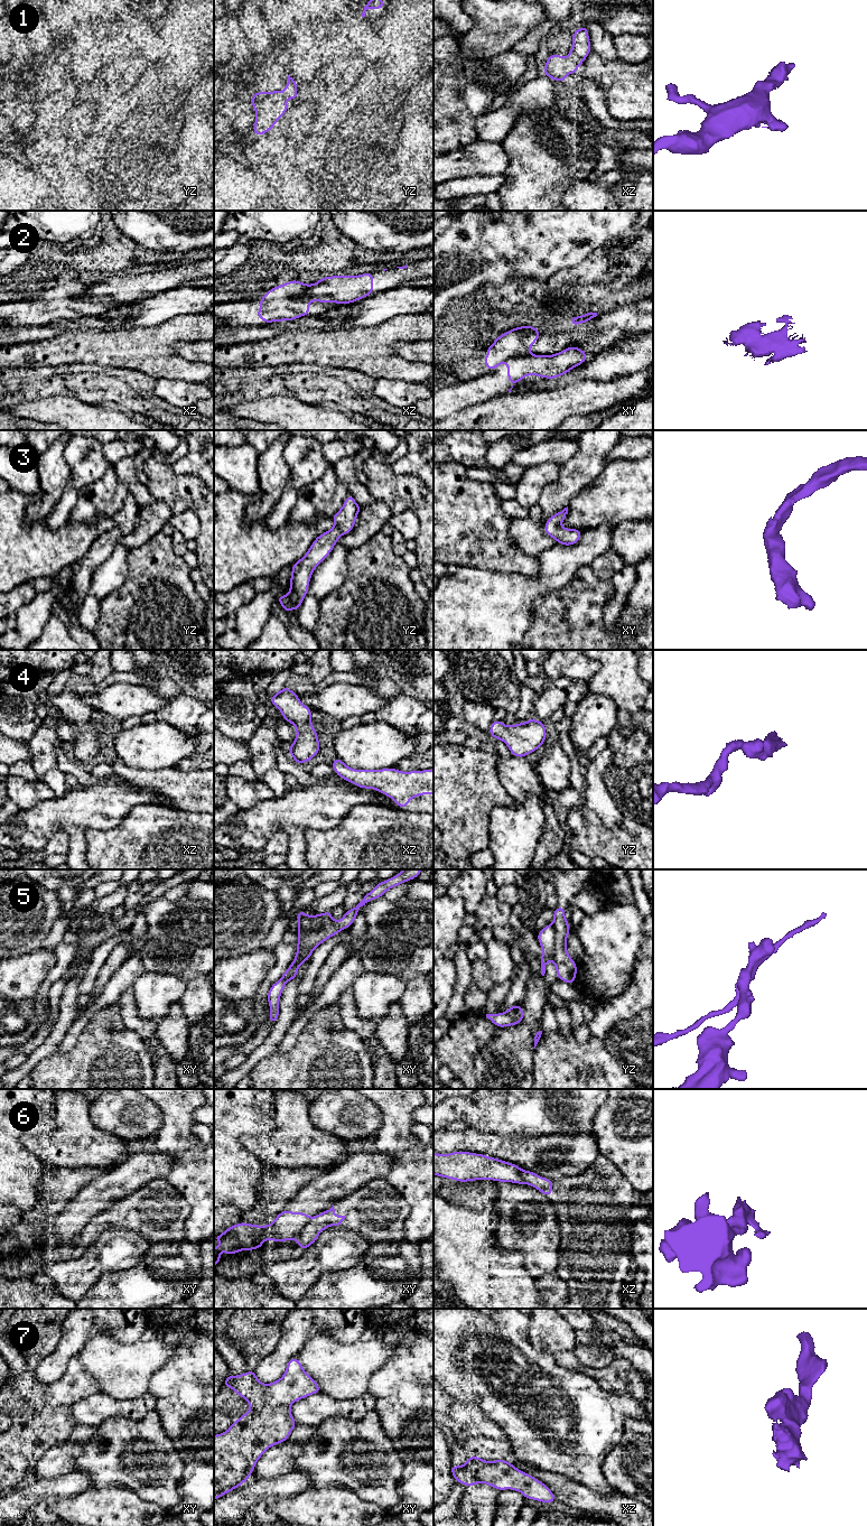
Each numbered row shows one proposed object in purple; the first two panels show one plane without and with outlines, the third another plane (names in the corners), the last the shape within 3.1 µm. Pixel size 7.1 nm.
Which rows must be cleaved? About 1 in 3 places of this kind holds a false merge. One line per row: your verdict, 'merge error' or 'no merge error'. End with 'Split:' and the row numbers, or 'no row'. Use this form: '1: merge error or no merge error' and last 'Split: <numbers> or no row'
1: no merge error
2: merge error
3: no merge error
4: no merge error
5: merge error
6: merge error
7: no merge error
Split: 2, 5, 6

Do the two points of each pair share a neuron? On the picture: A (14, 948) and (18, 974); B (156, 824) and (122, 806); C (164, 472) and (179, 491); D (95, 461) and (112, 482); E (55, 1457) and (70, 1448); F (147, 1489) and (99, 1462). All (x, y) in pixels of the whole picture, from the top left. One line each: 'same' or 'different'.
A: different
B: different
C: same
D: different
E: same
F: same

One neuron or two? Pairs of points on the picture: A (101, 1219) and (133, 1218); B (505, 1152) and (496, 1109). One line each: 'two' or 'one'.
A: one
B: two

